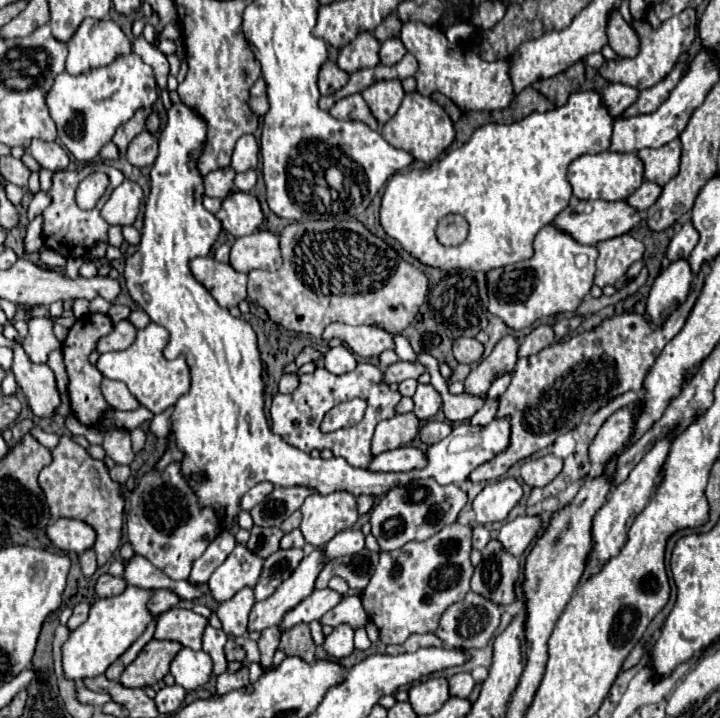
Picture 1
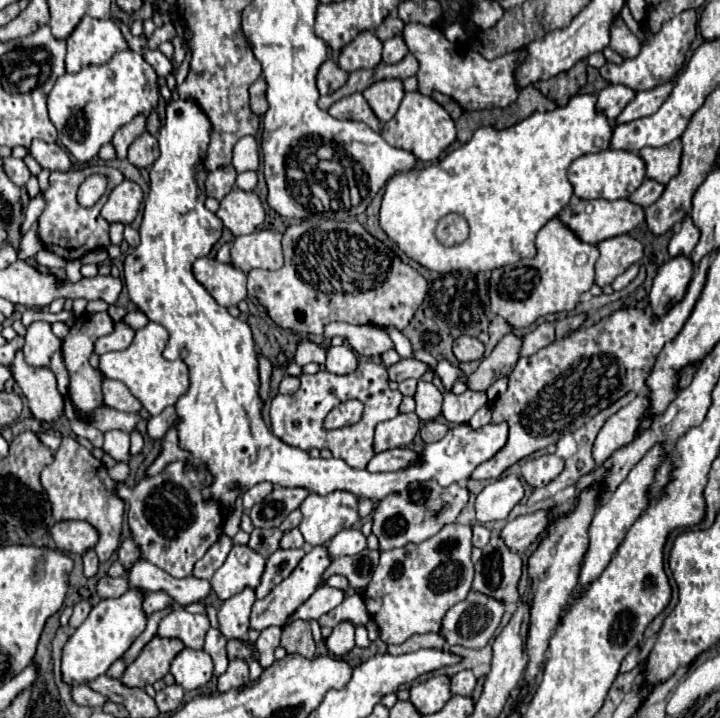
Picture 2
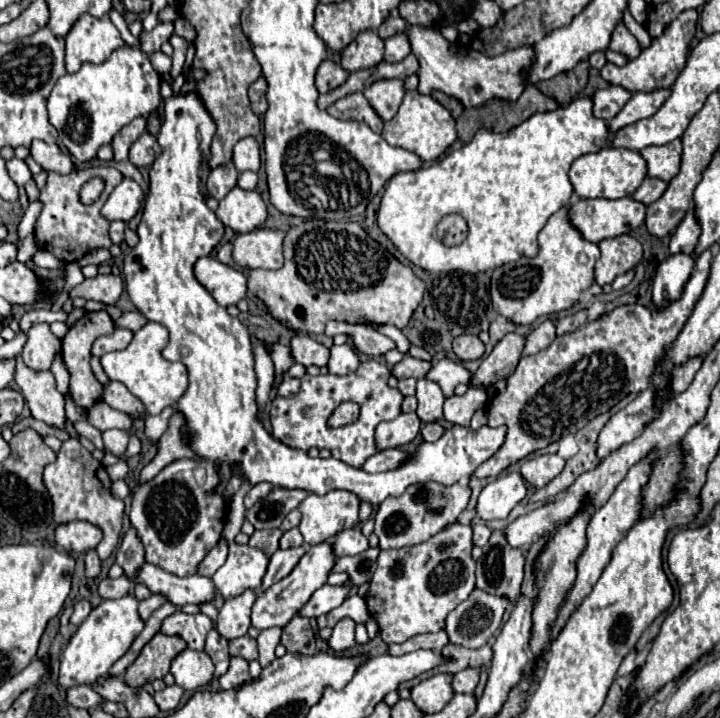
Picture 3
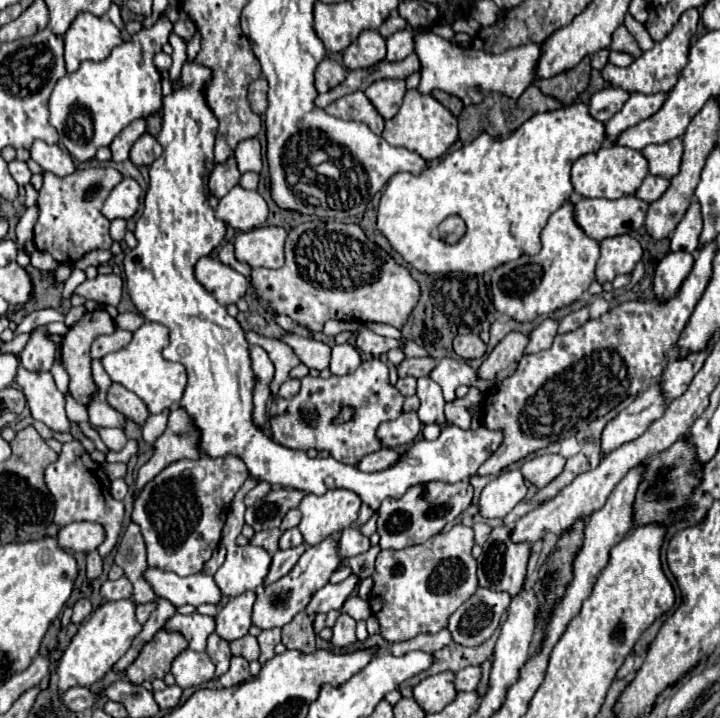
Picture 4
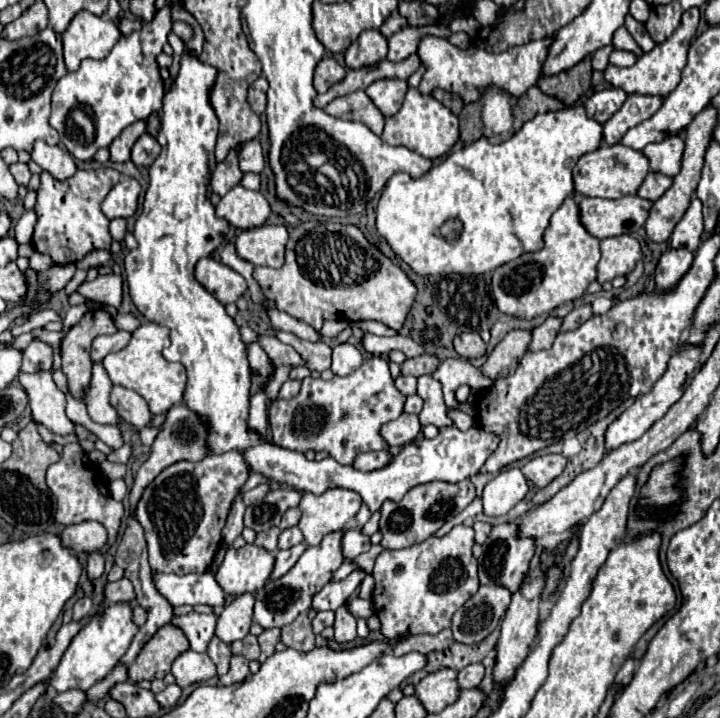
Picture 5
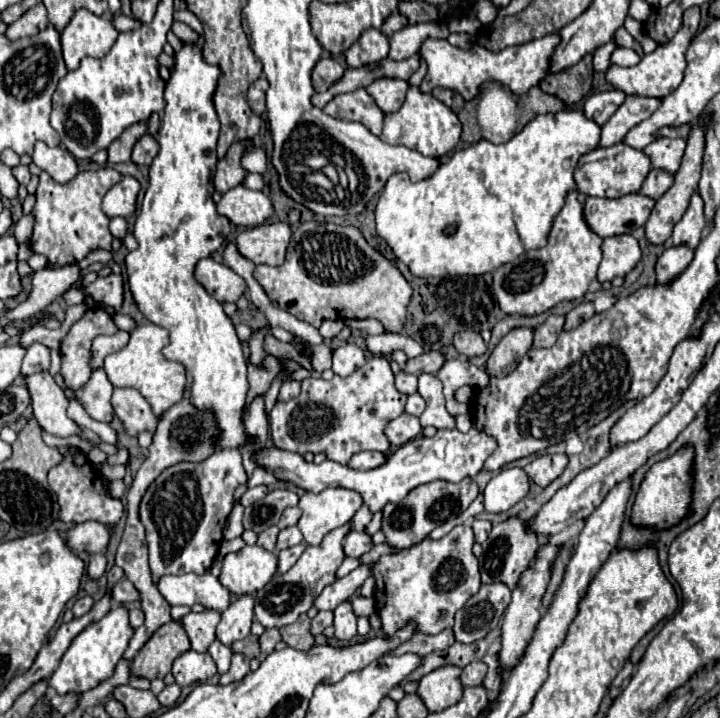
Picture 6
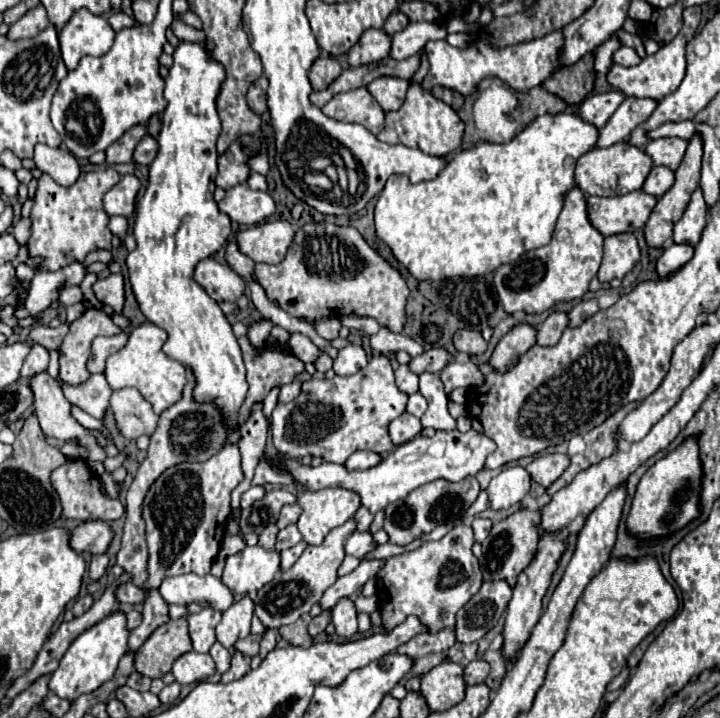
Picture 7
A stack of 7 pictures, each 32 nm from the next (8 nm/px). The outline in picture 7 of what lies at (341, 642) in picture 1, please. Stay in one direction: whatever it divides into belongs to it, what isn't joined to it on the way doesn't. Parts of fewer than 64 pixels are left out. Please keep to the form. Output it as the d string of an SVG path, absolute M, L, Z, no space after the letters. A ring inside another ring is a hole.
M344 598L332 608L332 622L336 626L336 634L344 638L350 638L358 630L358 612L352 598Z

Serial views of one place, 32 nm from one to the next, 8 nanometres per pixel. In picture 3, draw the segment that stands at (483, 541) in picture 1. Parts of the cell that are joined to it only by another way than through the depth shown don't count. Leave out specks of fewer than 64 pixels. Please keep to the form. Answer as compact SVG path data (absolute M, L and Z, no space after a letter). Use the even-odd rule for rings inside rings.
M484 522L474 524L472 528L474 528L474 544L476 544L476 546L484 546L484 544L488 542L488 538L490 538L492 530L490 530L490 528L488 528Z

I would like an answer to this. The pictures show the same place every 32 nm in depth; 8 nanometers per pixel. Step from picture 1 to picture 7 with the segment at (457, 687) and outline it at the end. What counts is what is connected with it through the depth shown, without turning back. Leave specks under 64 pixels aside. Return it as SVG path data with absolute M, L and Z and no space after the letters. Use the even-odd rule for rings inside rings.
M474 660L464 668L464 680L466 684L482 684L488 676L490 668L486 660Z

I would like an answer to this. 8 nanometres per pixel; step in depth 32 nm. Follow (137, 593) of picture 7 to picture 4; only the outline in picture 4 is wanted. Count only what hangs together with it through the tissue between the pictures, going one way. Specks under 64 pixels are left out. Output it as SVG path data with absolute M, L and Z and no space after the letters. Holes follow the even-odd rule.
M126 576L118 578L118 580L106 580L100 588L100 594L104 596L106 602L116 602L116 600L126 600L132 598L132 584Z

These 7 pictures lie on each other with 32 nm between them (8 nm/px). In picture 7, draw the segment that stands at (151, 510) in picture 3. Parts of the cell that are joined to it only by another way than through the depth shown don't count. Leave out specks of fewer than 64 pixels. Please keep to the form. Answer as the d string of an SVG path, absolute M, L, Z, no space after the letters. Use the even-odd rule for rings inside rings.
M236 444L224 446L218 454L202 464L182 462L164 470L158 480L150 486L144 500L144 522L146 522L146 542L148 542L148 588L158 588L168 576L180 574L198 574L204 576L210 572L210 566L220 550L224 538L226 518L230 514L230 494L242 482L244 474L240 468L240 452Z

